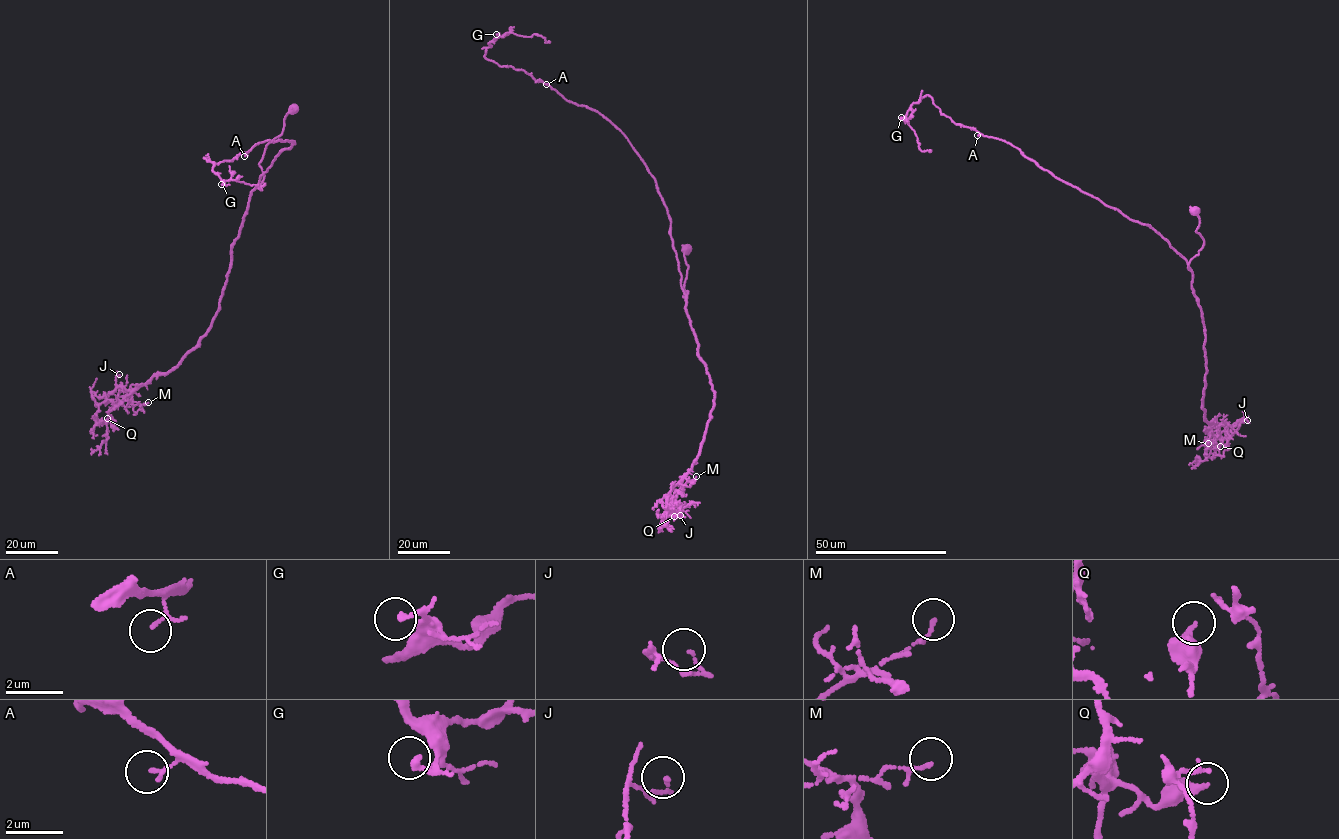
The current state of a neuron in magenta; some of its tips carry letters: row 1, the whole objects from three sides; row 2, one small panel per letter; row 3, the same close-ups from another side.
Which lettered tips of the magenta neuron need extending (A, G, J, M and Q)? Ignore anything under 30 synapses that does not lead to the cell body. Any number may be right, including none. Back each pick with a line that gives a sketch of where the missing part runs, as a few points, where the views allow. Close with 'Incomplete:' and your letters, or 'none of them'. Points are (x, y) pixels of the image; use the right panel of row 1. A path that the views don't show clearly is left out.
Incomplete: none of them

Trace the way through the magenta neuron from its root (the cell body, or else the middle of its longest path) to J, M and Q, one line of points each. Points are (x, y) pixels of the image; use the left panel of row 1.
J: (293, 109), (259, 163), (264, 179), (251, 191), (209, 330), (177, 367), (139, 387), (117, 386), (119, 374)
M: (293, 109), (259, 163), (264, 179), (251, 191), (211, 328), (181, 364), (131, 394), (133, 402), (148, 402)
Q: (293, 109), (259, 163), (264, 179), (251, 191), (211, 328), (181, 364), (139, 385), (107, 418)

